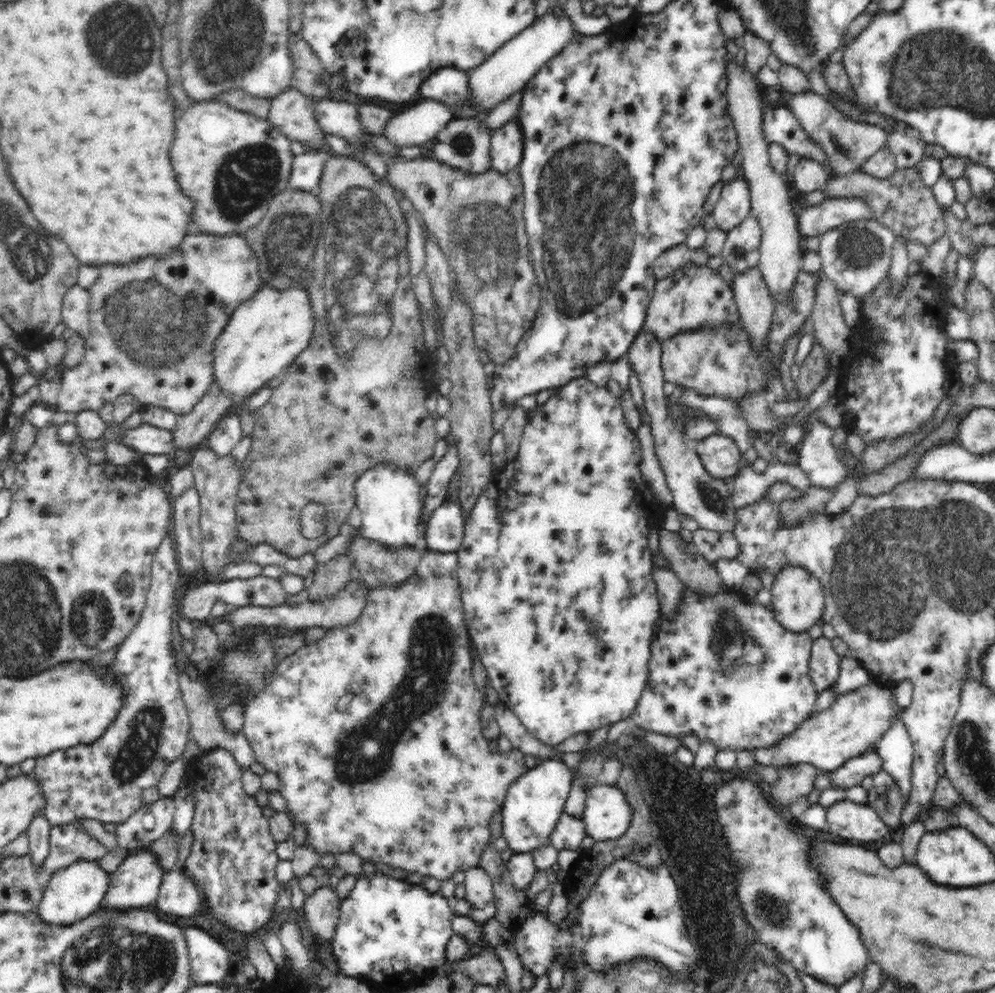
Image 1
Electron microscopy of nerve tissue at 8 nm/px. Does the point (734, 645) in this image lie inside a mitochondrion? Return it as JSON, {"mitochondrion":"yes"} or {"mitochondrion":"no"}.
{"mitochondrion":"yes"}

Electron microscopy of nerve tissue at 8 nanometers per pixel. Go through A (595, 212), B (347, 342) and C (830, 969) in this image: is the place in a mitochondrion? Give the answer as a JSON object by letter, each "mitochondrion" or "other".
{"A":"mitochondrion","B":"mitochondrion","C":"other"}

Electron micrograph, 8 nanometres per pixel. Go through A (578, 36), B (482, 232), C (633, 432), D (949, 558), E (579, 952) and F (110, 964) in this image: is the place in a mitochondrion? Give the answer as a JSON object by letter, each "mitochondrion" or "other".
{"A":"other","B":"mitochondrion","C":"other","D":"mitochondrion","E":"other","F":"mitochondrion"}

